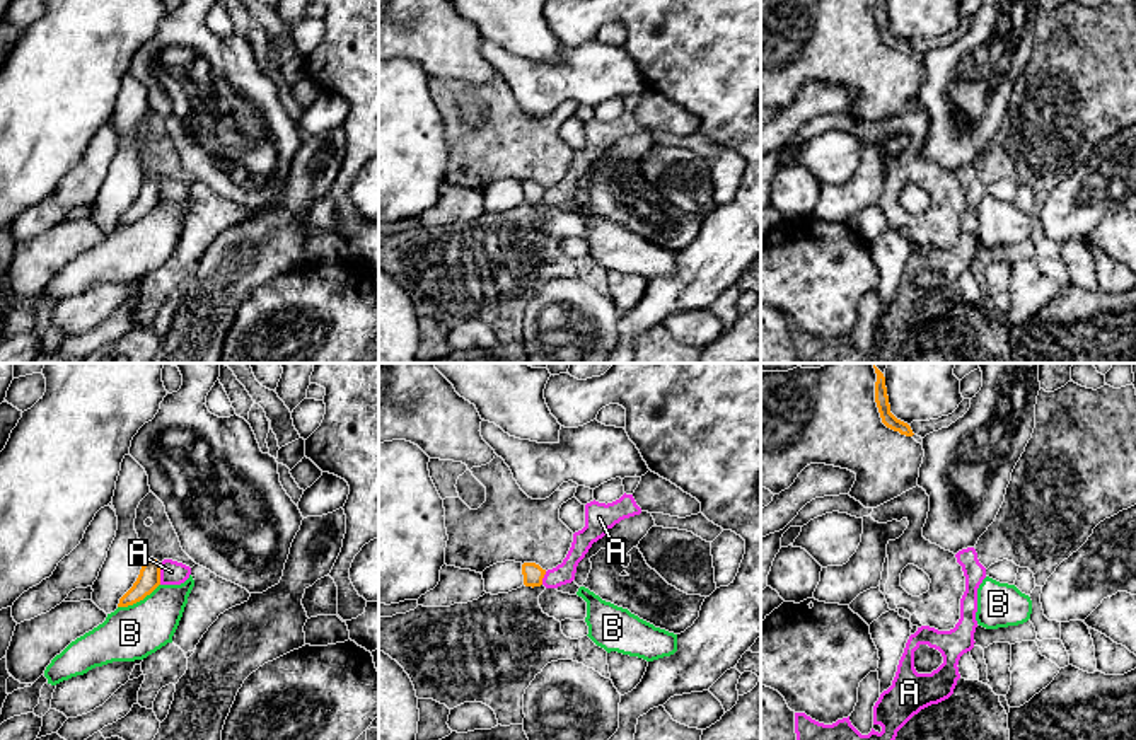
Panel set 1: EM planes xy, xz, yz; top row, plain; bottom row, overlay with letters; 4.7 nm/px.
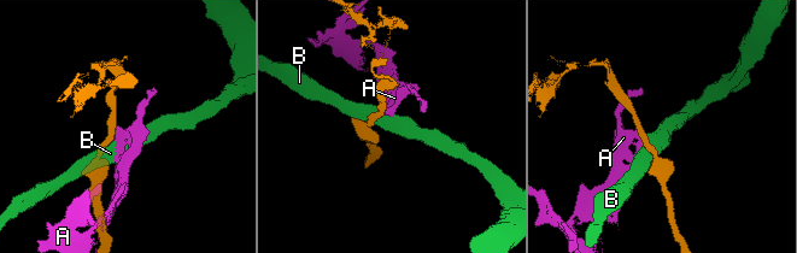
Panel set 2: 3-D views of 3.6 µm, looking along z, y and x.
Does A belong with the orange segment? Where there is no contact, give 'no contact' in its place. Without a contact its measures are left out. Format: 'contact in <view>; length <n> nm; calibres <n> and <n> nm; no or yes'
contact in xy; length 100 nm; calibres 110 and 110 nm; no

